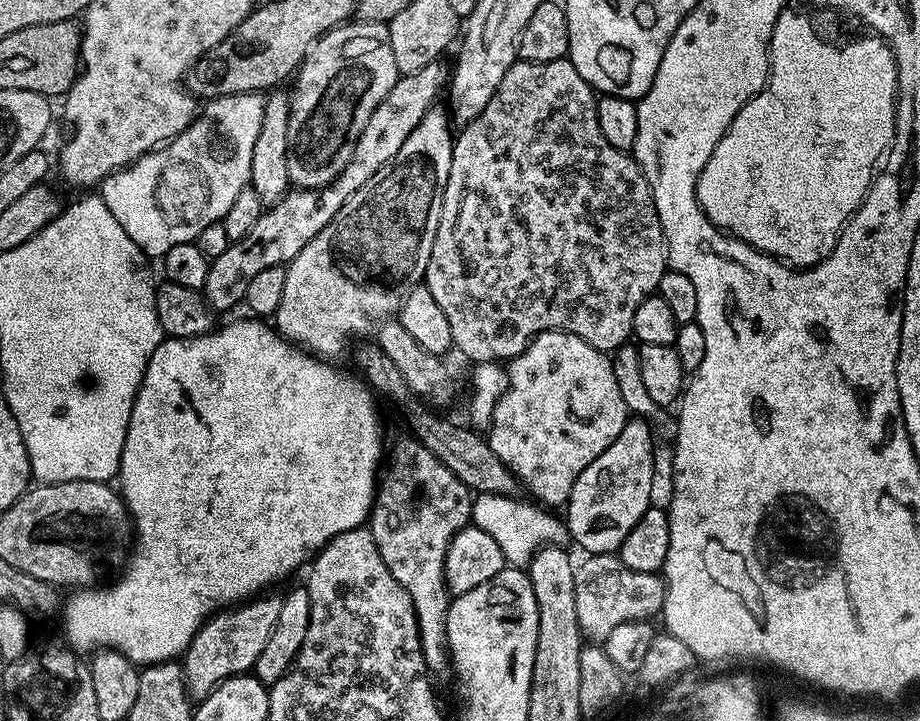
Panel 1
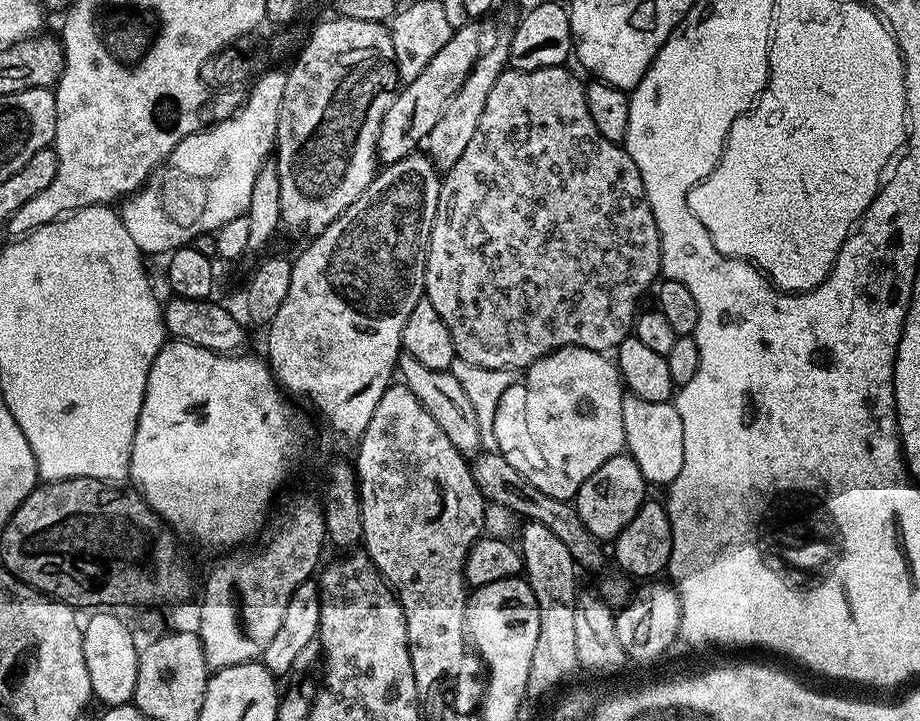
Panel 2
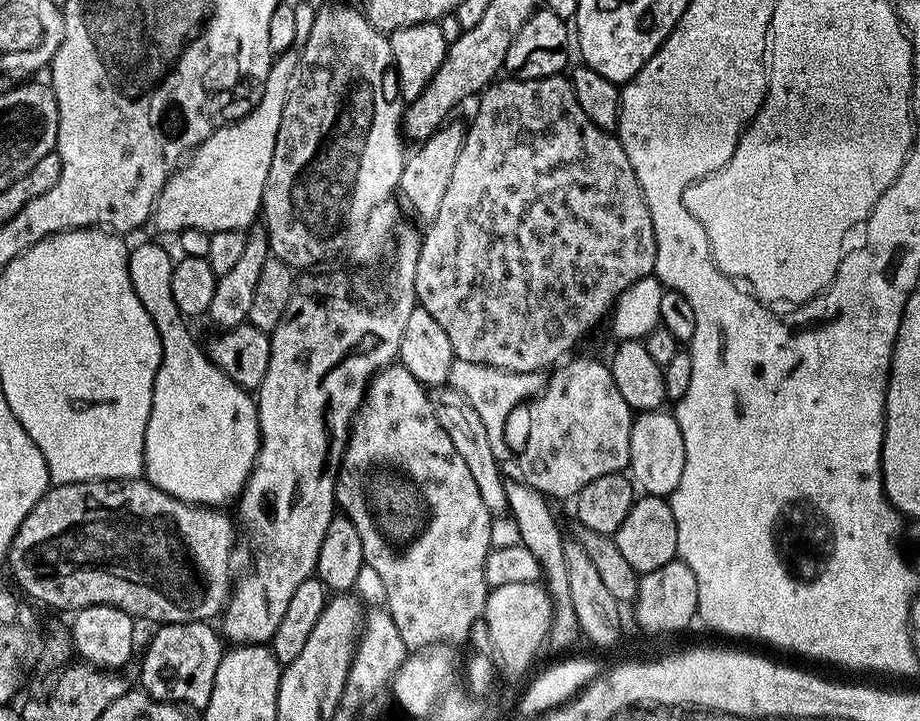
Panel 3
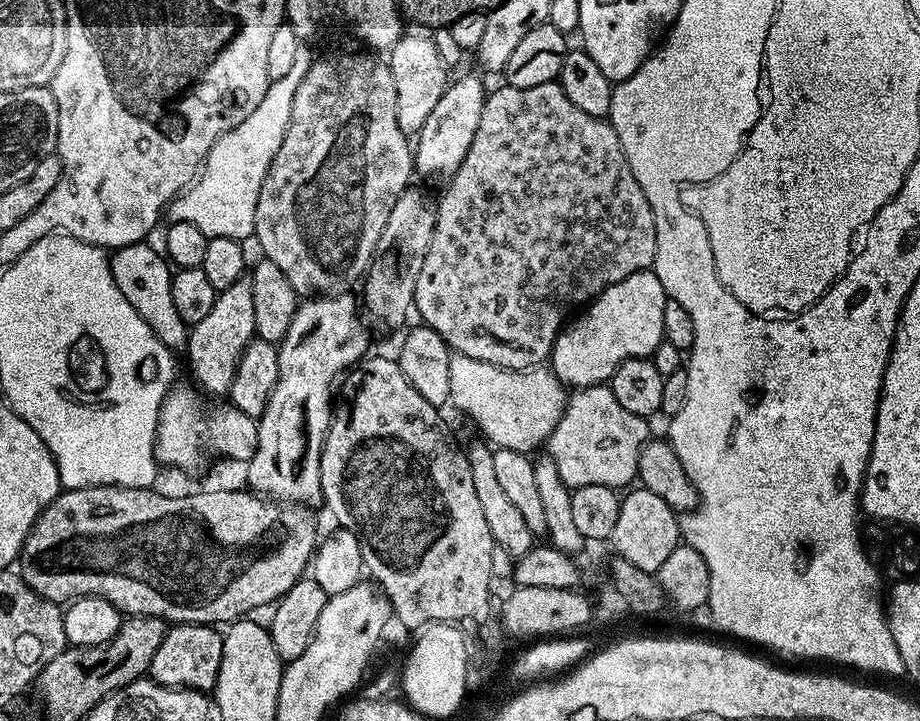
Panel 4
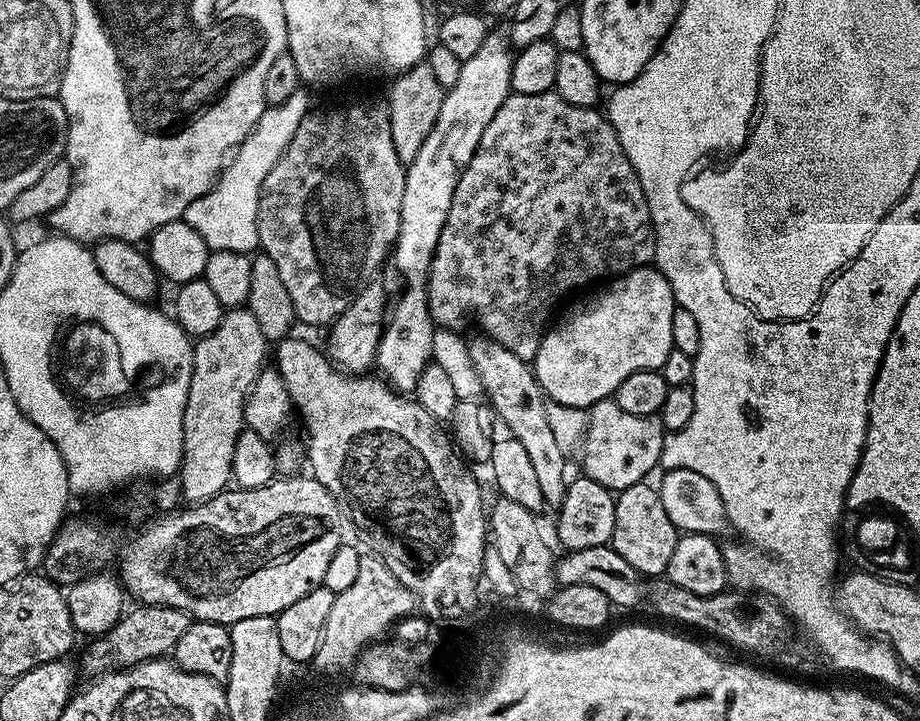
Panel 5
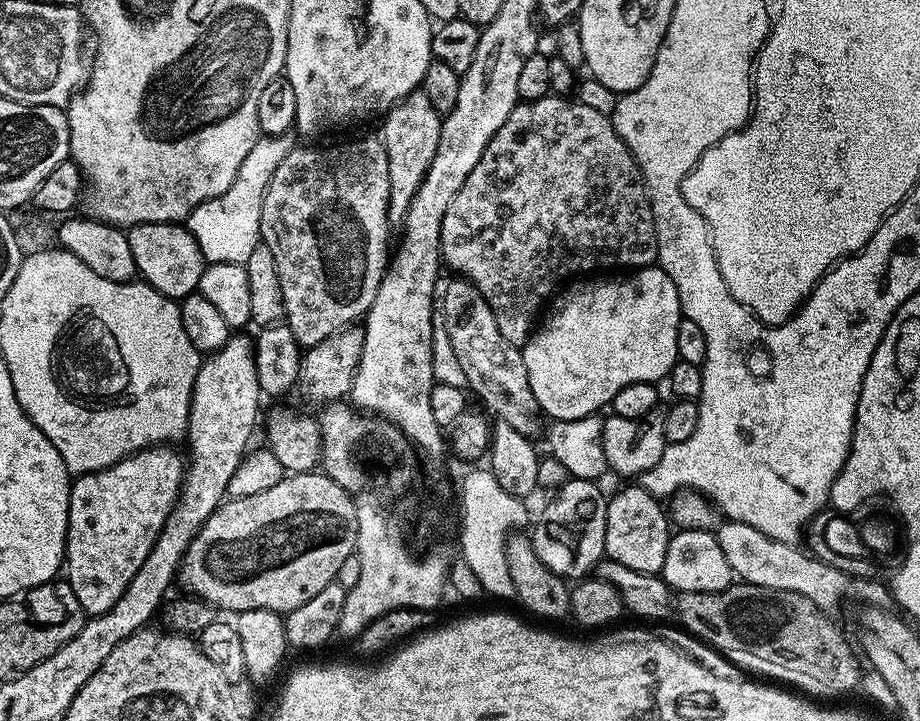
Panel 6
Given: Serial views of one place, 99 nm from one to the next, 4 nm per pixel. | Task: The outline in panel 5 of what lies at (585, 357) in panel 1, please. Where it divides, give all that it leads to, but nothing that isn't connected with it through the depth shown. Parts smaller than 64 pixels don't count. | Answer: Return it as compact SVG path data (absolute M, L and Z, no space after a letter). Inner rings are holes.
M615 399L599 400L590 409L588 428L584 432L582 447L578 452L581 462L584 463L583 475L590 477L591 480L602 486L606 486L616 494L635 484L645 483L649 479L648 475L654 470L657 471L660 455L664 449L665 435L662 418L659 414L654 416L629 414L627 410L622 410L622 406L616 404Z

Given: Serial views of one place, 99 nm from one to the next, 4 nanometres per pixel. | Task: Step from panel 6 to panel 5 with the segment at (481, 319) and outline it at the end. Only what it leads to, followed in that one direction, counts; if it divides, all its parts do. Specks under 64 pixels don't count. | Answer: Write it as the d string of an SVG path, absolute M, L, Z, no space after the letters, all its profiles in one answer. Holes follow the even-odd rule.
M476 334L473 340L467 341L467 346L487 403L491 405L499 423L508 427L507 435L522 442L526 449L526 455L529 456L538 477L545 505L552 510L559 509L560 503L568 494L570 480L569 477L564 477L564 471L568 468L569 457L558 446L554 432L550 430L548 404L536 380L535 371L530 367L529 361L518 358L518 354L510 354L506 346L489 336Z

